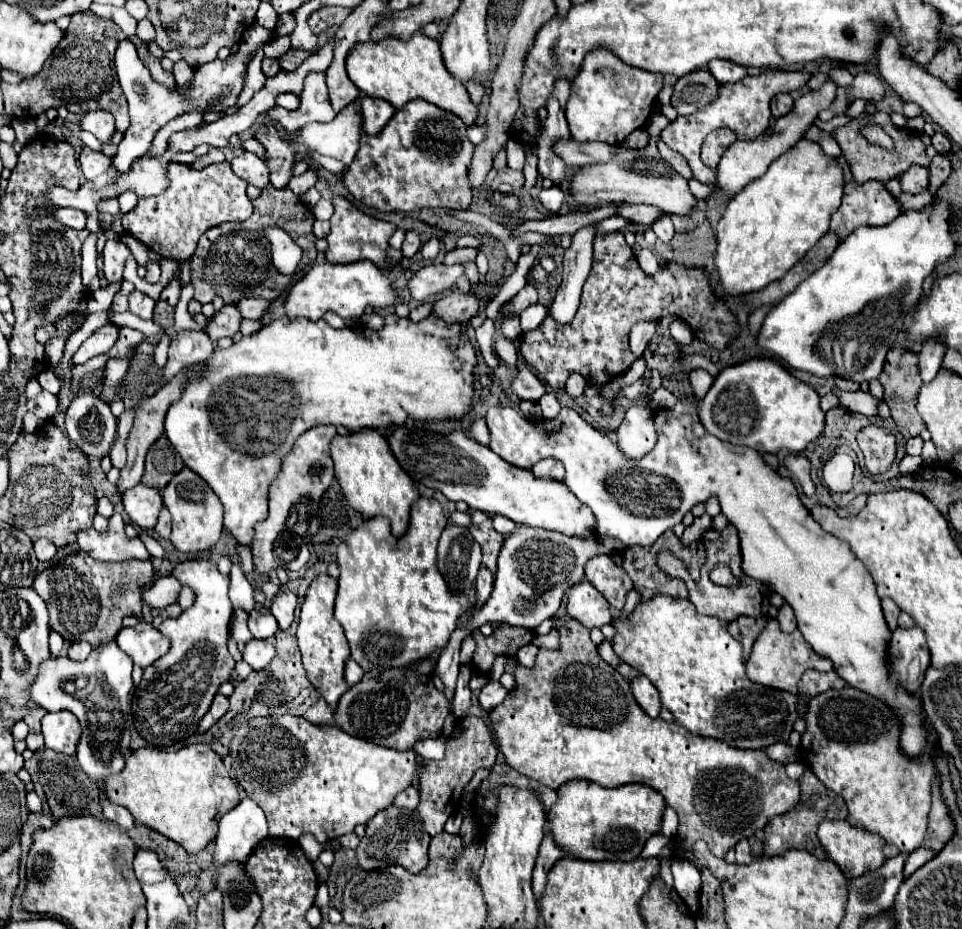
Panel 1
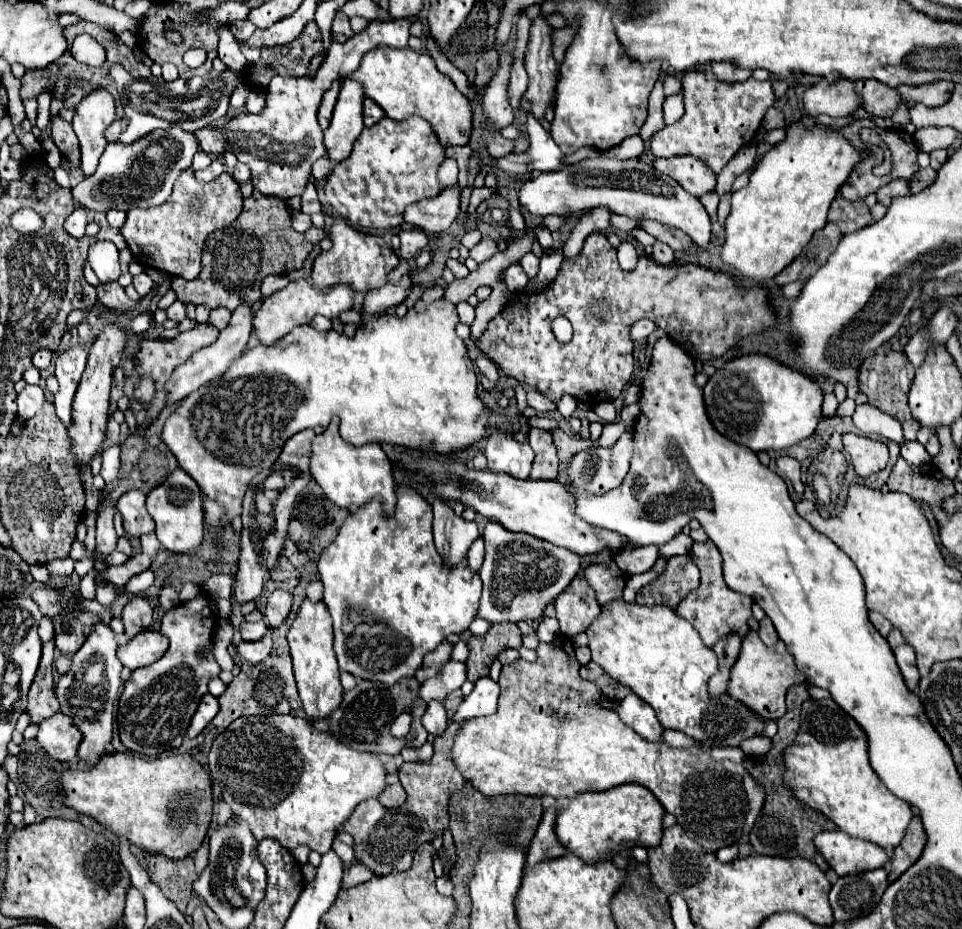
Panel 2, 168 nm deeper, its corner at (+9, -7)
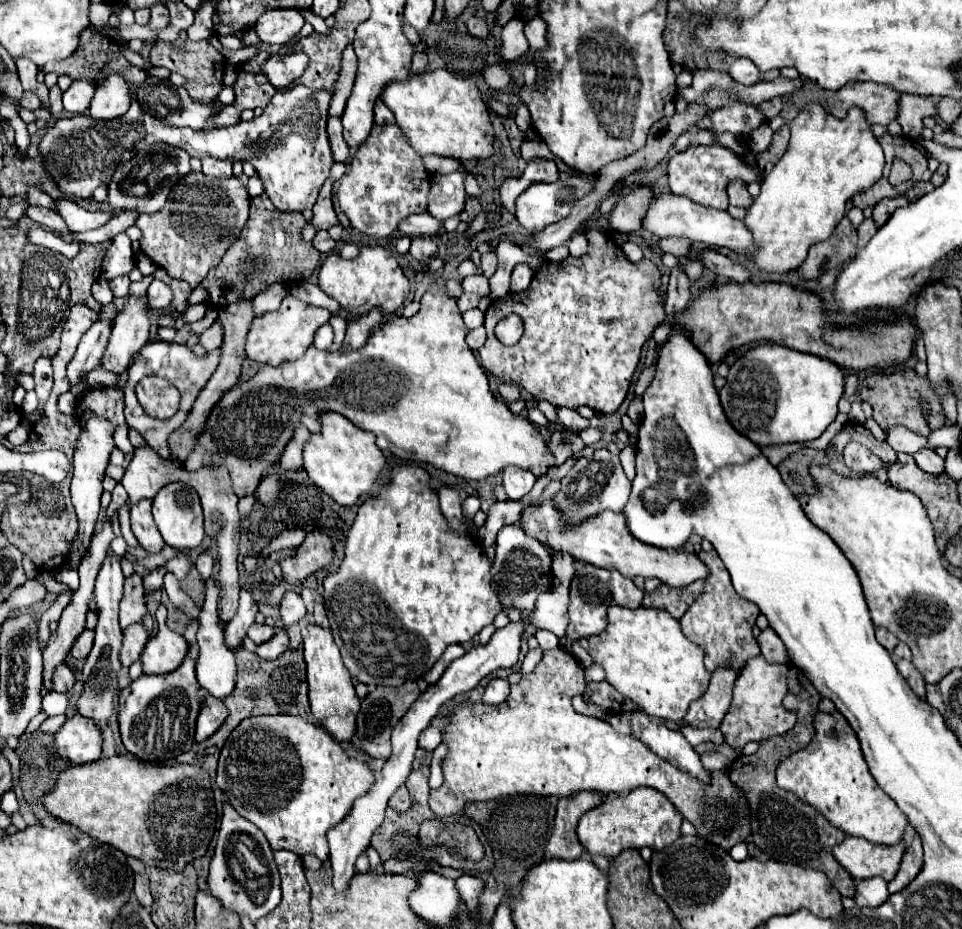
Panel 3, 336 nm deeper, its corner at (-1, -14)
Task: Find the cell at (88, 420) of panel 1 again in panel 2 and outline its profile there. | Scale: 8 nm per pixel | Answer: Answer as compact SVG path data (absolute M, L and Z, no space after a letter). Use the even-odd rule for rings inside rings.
M73 345L67 351L61 351L55 361L55 377L59 381L59 391L55 393L55 409L57 417L71 425L71 403L73 393L77 391L79 379L87 365L87 351L81 345Z

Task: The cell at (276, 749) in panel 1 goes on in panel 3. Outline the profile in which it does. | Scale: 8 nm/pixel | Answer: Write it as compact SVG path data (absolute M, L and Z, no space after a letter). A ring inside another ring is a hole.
M259 716L243 720L227 738L217 770L217 786L227 794L229 804L249 822L263 830L273 850L285 848L297 856L315 854L319 860L329 858L327 830L337 826L353 808L357 796L363 796L375 784L373 770L349 756L341 744L321 726L315 726L299 716Z

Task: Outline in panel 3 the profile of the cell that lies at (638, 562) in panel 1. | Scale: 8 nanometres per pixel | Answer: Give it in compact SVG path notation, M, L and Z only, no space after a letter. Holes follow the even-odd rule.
M697 580L697 582L683 586L683 588L671 588L667 584L661 584L655 592L645 594L643 606L663 608L673 618L679 620L687 612L687 608L693 604L693 600L697 600L703 594L703 588L705 588L705 580Z

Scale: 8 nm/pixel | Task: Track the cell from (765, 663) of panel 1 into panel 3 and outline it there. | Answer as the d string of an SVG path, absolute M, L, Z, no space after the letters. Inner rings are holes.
M761 654L747 660L735 681L731 708L719 726L729 746L745 746L751 740L761 742L785 734L795 724L795 714L781 704L787 694L787 672L789 664L767 664Z

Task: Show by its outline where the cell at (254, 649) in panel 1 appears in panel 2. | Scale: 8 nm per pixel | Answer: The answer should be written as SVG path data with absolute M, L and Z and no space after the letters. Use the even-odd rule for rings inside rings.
M269 631L267 637L263 637L259 641L241 641L237 651L239 651L239 655L245 661L249 661L249 663L261 663L271 653L271 631Z

